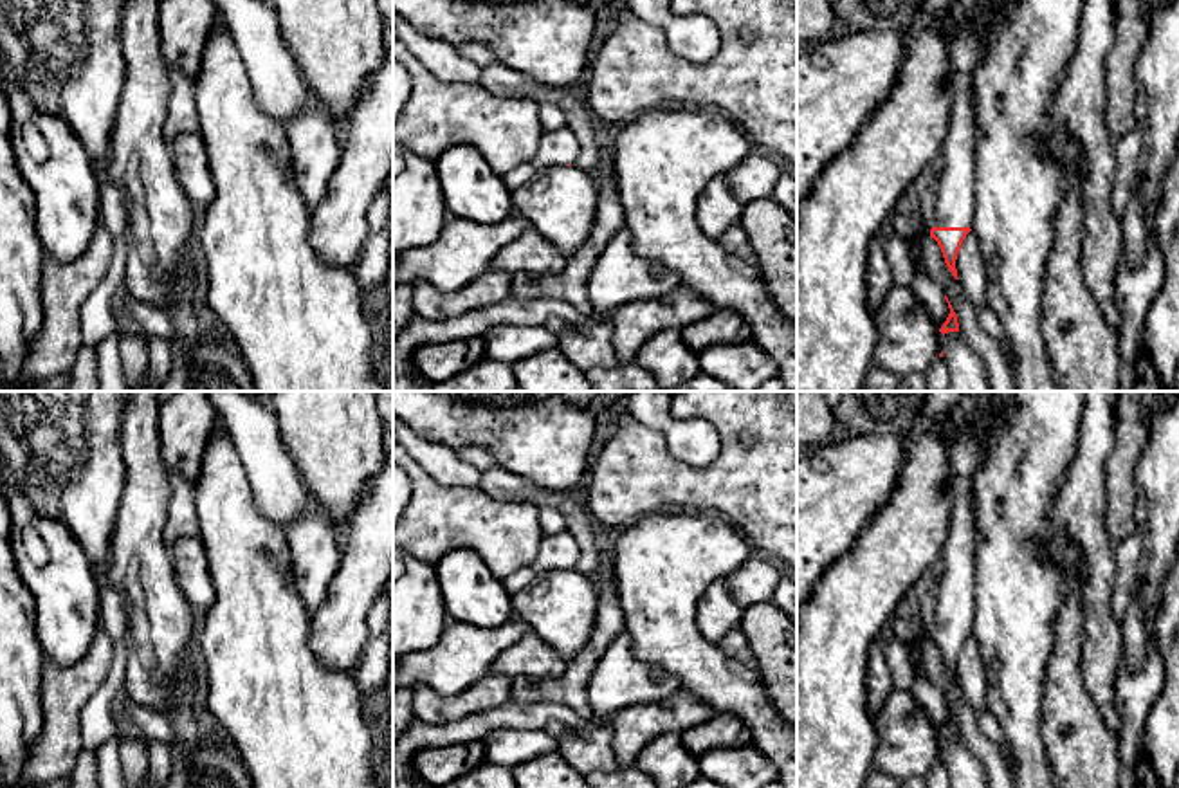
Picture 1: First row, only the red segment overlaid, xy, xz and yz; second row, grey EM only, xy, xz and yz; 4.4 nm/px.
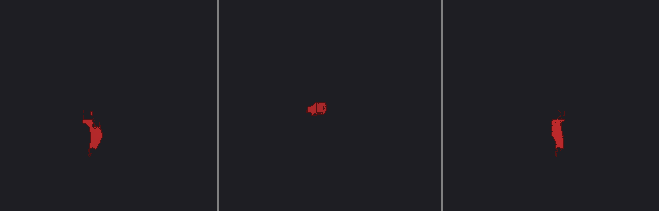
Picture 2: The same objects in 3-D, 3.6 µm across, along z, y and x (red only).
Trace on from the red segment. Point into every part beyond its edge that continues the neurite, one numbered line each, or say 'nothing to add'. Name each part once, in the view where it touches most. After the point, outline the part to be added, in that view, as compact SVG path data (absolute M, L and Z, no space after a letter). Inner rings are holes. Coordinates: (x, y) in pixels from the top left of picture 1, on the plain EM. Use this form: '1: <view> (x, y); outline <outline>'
1: yz (956, 604); outline M970 480L954 489L950 530L939 555L939 597L934 631L970 631L975 624L975 552L979 532Z
2: yz (965, 770); outline M959 736L943 739L941 756L950 775L950 788L988 788L982 763L961 743Z

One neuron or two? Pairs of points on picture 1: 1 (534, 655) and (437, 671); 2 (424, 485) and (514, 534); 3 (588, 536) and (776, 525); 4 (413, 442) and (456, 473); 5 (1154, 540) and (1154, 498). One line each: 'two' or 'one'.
1: two
2: one
3: two
4: one
5: one

